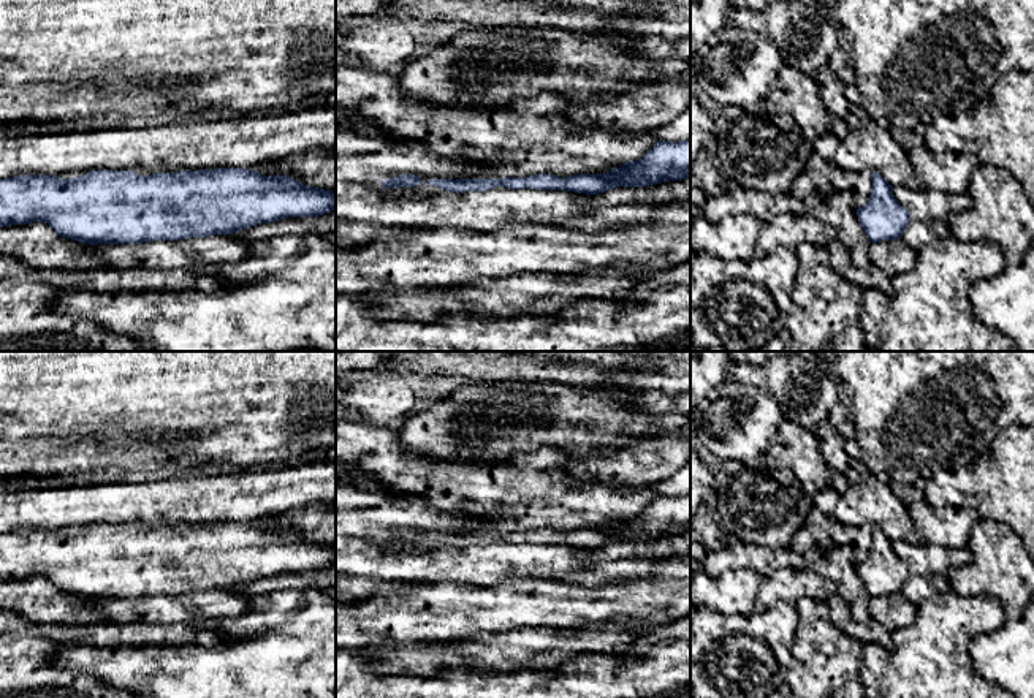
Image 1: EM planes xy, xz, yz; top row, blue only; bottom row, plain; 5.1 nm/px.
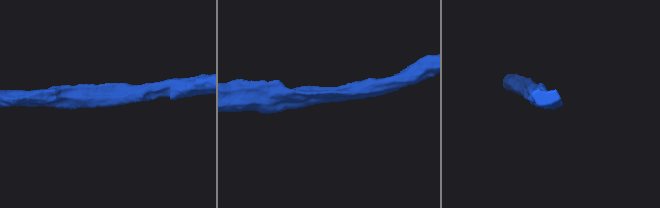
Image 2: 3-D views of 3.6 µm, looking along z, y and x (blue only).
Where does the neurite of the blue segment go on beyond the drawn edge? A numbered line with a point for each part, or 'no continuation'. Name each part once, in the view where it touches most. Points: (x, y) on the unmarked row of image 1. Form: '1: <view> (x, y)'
no continuation

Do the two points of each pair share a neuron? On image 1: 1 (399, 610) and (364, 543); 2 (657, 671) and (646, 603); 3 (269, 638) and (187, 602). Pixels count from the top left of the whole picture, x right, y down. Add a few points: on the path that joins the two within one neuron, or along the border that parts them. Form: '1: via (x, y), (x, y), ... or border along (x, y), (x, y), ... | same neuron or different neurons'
1: border along (423, 581), (388, 584), (379, 591) | different neurons
2: border along (673, 621), (653, 629) | different neurons
3: border along (250, 597), (243, 613), (208, 618), (197, 624) | different neurons

